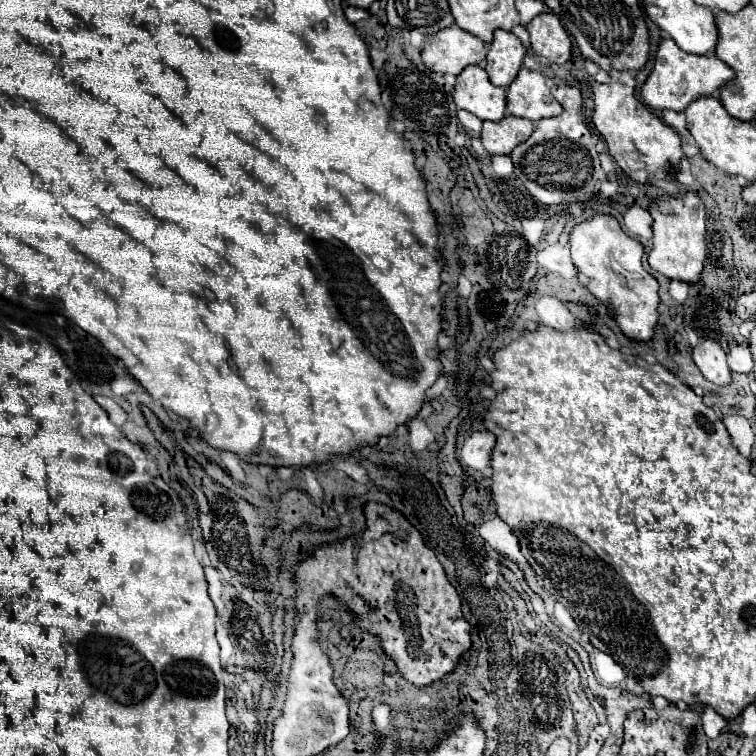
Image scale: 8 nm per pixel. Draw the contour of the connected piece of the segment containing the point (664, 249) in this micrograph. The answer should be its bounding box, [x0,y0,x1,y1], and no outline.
[648,192,706,282]

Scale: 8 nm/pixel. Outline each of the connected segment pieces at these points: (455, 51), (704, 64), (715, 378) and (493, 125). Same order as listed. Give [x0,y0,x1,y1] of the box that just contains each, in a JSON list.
[[422,24,484,76],[640,38,734,112],[692,338,730,386],[482,116,534,154]]

